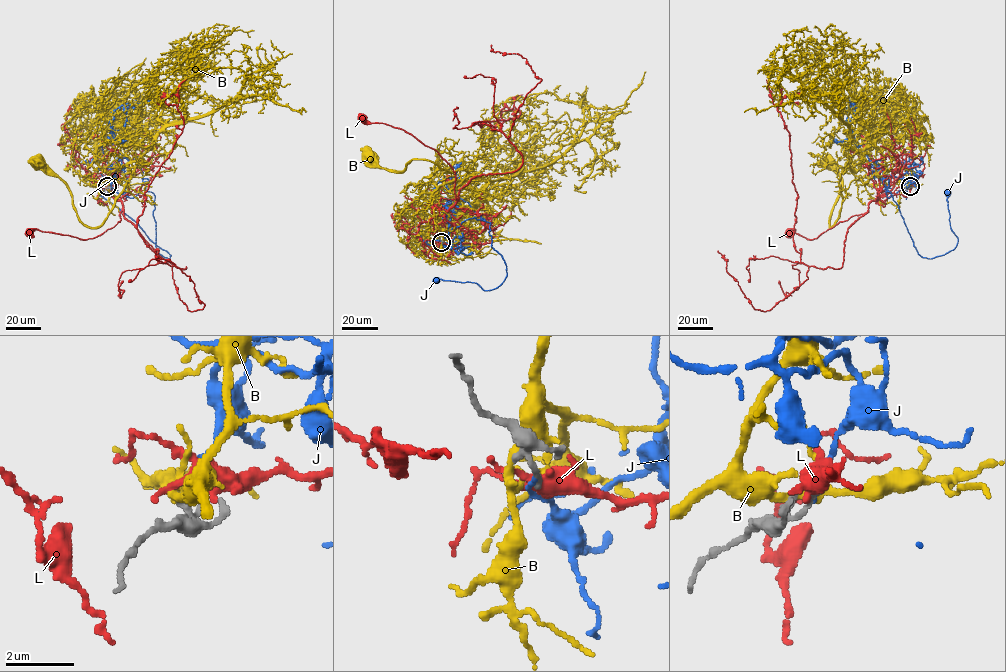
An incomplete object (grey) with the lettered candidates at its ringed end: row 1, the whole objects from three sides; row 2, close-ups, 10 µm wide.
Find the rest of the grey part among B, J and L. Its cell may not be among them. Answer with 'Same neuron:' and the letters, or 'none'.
Same neuron: none

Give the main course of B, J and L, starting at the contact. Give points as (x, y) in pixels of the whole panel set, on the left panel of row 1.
B: (107, 187), (103, 205), (98, 183), (136, 162), (108, 217), (86, 226), (68, 188), (37, 161)
J: (108, 186), (116, 177), (109, 168), (111, 188), (127, 196), (148, 179), (155, 246), (170, 257), (101, 193)
L: (108, 186), (122, 158), (110, 194), (123, 204), (120, 220), (100, 235), (29, 234)

